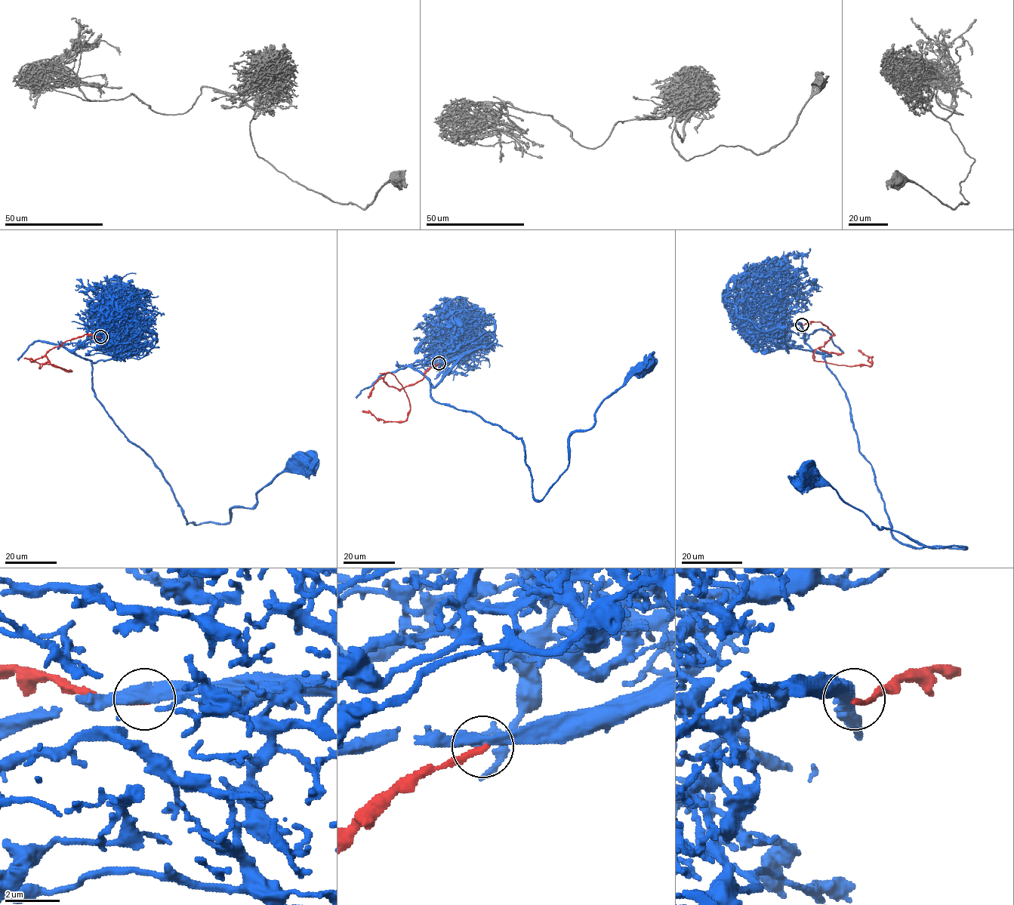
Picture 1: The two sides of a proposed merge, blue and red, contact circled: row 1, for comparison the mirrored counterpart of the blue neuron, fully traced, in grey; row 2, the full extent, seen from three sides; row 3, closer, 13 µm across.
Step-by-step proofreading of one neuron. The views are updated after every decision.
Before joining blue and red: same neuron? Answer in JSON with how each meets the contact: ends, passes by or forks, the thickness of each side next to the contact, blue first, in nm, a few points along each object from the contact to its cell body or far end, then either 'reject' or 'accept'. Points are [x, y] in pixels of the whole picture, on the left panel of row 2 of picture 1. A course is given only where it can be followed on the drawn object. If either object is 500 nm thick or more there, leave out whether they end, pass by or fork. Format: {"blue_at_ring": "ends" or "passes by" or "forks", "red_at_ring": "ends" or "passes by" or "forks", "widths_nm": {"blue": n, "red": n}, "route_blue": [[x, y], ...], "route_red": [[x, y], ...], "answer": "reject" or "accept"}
{"blue_at_ring": "passes by", "red_at_ring": "ends", "widths_nm": {"blue": 480, "red": 200}, "route_blue": [[100, 337], [121, 335], [75, 353], [186, 523], [227, 523], [305, 461]], "route_red": [[100, 337], [84, 334], [72, 338], [51, 349], [45, 354], [50, 363], [56, 367], [72, 370], [23, 358]], "answer": "reject"}

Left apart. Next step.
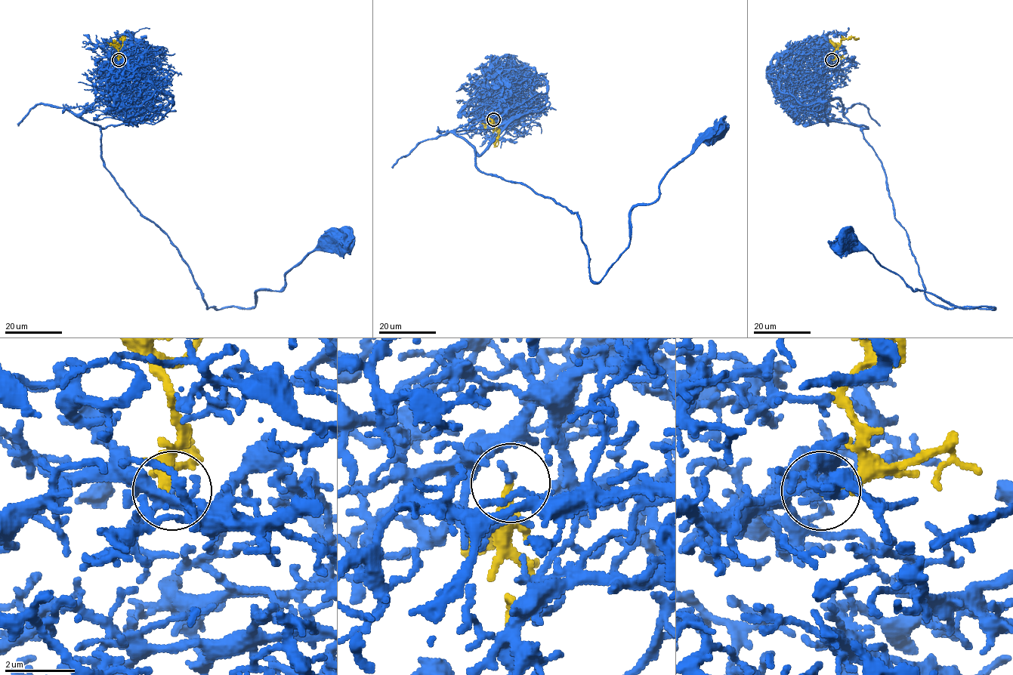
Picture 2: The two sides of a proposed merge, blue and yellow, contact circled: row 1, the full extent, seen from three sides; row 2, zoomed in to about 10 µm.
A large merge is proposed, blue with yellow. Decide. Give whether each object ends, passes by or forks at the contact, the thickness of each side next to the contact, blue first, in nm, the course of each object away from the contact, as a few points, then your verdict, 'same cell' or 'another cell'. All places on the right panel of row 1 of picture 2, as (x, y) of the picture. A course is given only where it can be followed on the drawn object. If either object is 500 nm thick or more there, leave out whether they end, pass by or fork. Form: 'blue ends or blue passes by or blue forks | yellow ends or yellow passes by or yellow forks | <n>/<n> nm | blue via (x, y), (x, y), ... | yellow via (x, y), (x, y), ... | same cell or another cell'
blue ends | yellow ends | 160/240 nm | blue via (832, 60), (813, 72), (817, 100), (829, 119), (866, 128), (924, 295), (994, 309), (914, 291), (844, 238) | yellow via (832, 60), (835, 57), (834, 51), (842, 39), (855, 38) | same cell

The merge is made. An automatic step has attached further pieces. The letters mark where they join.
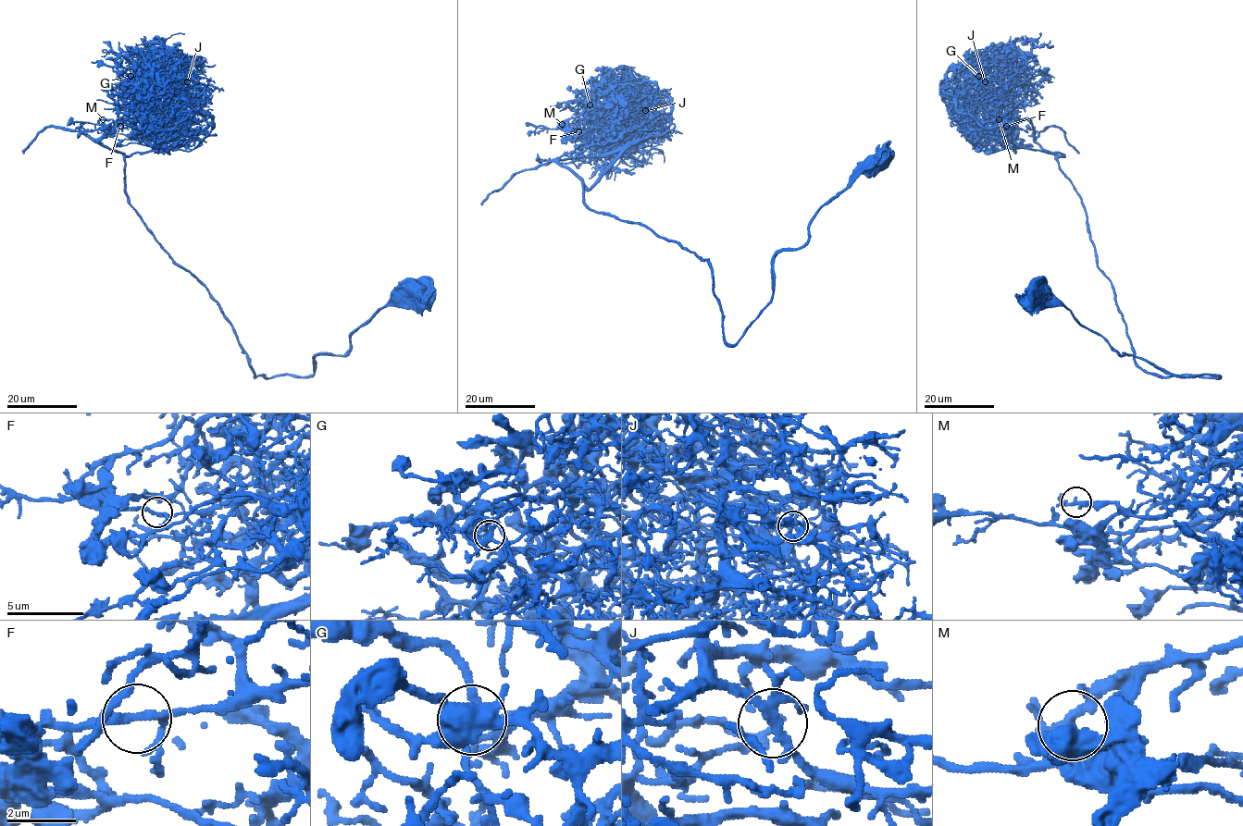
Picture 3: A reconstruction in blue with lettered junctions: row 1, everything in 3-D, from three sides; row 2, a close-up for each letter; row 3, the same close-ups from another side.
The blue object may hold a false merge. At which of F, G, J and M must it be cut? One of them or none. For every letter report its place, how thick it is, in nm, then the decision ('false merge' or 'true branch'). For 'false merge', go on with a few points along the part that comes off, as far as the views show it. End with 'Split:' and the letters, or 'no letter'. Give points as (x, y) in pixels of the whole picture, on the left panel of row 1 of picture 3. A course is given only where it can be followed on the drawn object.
F: (120, 126) | 180 nm | true branch
G: (130, 76) | 190 nm | true branch
J: (187, 81) | 240 nm | true branch
M: (103, 119) | 190 nm | true branch
Split: no letter

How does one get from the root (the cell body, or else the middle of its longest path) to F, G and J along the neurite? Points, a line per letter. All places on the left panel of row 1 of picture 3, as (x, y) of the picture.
F: (416, 290), (312, 375), (254, 376), (130, 203), (98, 129), (151, 129), (119, 125)
G: (416, 290), (312, 375), (254, 376), (130, 202), (124, 158), (196, 134), (130, 76)
J: (416, 290), (312, 375), (254, 376), (125, 191), (126, 156), (196, 134), (169, 80), (187, 81)

